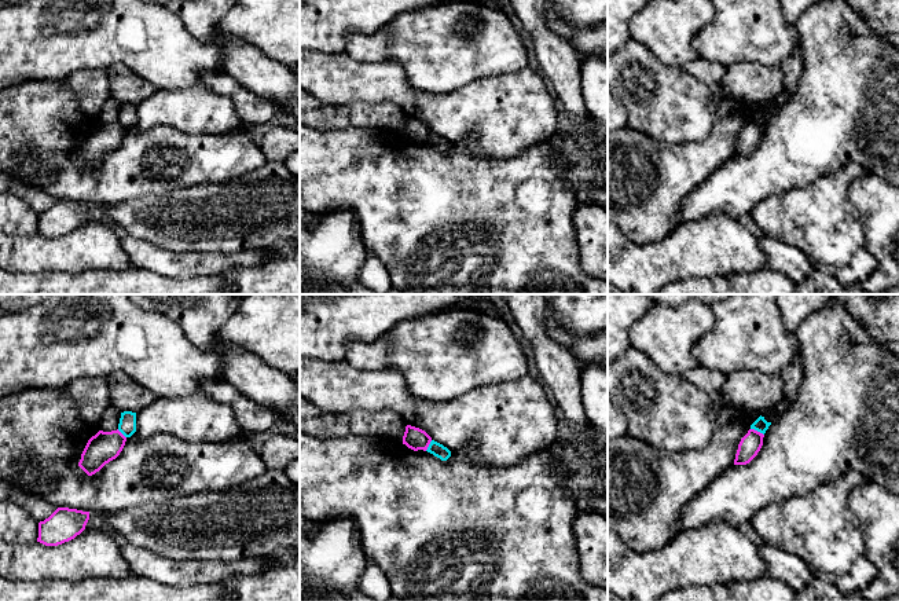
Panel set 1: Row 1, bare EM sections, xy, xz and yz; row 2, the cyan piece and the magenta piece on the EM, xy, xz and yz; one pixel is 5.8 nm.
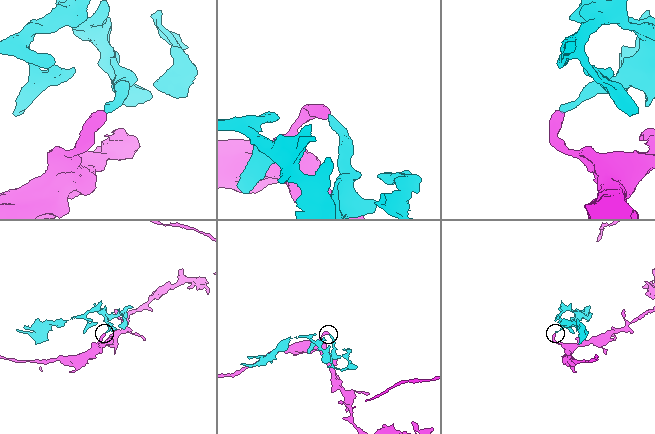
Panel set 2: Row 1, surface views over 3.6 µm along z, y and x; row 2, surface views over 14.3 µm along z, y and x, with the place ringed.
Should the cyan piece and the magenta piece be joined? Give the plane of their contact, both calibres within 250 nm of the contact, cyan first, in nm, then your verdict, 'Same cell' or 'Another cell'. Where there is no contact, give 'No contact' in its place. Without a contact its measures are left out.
Touches cyan in yz. Thickness 80 nm (cyan) against 120 nm. Another cell

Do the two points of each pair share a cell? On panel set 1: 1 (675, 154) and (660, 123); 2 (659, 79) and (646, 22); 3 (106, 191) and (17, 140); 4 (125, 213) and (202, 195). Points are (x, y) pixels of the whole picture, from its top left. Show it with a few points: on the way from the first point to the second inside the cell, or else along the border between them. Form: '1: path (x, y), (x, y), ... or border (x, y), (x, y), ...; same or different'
1: border (639, 131), (659, 140), (701, 140); different
2: border (631, 39), (645, 46), (666, 65), (682, 69); different
3: path (84, 184), (39, 140); same
4: path (145, 213), (183, 213); same

